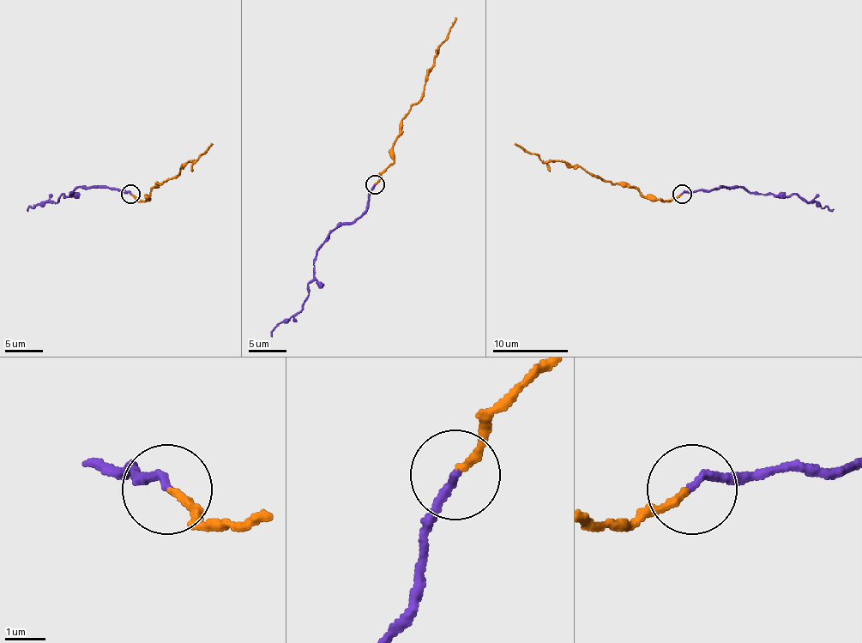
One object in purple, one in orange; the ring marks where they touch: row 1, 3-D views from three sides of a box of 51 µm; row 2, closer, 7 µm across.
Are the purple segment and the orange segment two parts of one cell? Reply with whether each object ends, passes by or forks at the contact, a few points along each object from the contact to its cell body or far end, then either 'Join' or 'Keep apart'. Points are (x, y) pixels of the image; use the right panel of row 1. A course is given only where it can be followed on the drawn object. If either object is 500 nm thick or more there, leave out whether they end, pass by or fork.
At the ring purple ends. At the ring orange ends. Course of purple: (682, 194), (718, 188), (743, 188), (754, 194), (774, 194), (782, 197), (798, 194), (807, 201), (833, 211). Course of orange: (680, 194), (661, 201), (647, 199), (631, 186), (614, 184), (563, 161), (542, 161), (514, 142). Join

